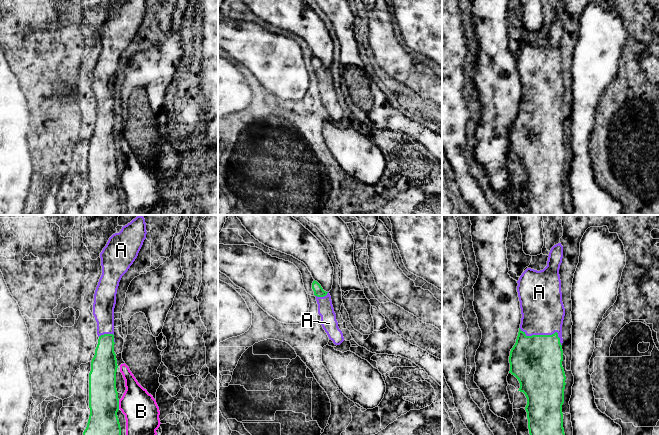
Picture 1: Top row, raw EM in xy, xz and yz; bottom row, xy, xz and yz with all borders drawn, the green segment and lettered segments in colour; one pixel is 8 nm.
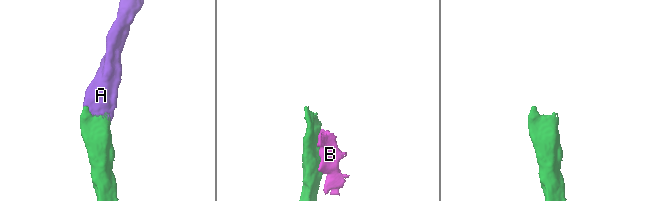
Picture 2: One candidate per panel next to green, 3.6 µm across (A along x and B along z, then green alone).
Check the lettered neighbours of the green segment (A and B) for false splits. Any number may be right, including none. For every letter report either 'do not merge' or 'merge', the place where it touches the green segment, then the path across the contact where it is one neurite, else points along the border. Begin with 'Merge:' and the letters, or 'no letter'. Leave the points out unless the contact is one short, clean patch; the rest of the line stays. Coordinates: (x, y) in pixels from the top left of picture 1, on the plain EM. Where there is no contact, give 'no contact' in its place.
Merge: A
A: merge; contact yz (544, 111)
B: do not merge; contact xy (118, 180); border xy (118, 176), (119, 184)

